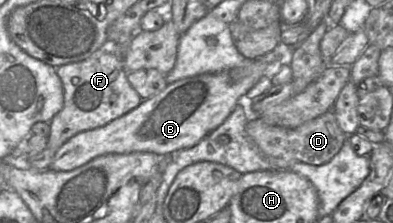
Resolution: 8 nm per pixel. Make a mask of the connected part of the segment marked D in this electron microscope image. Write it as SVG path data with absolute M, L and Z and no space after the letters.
M329 110L294 129L269 125L257 117L248 121L246 131L266 157L312 165L328 163L338 154L348 137L338 125L333 110Z

